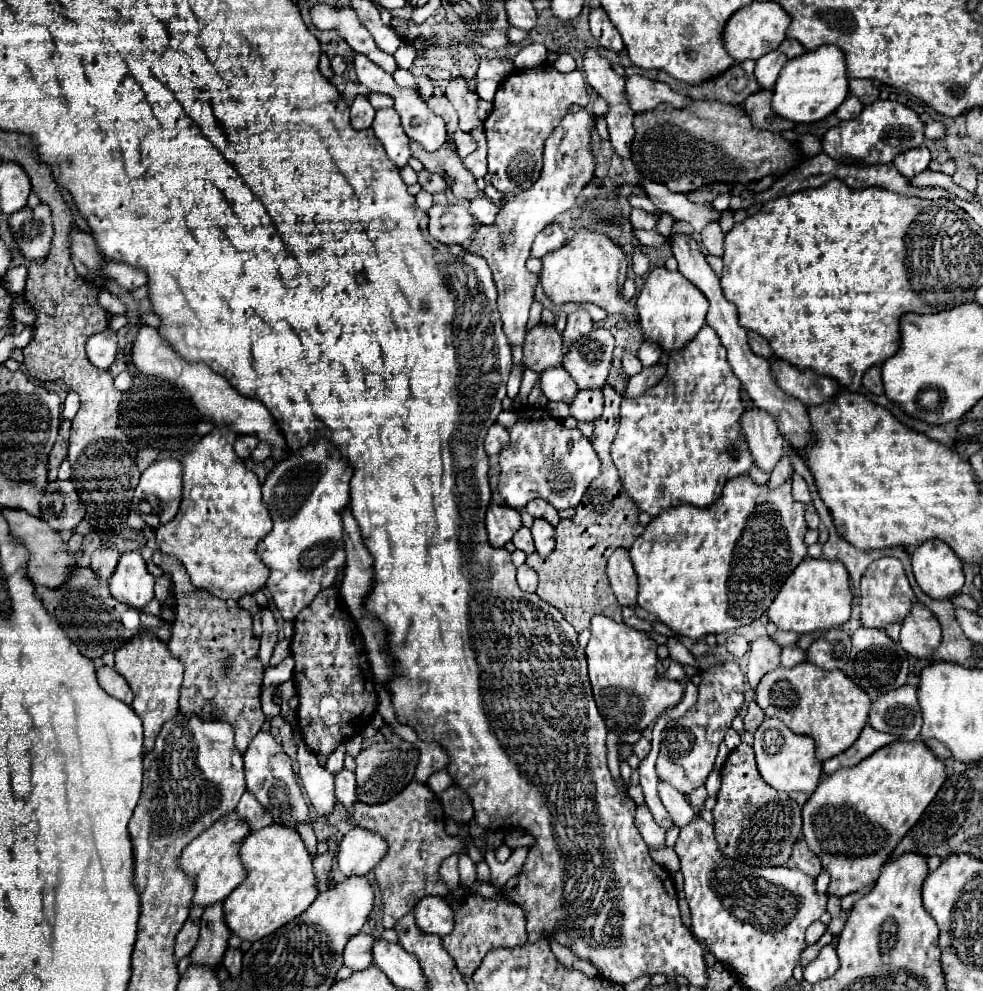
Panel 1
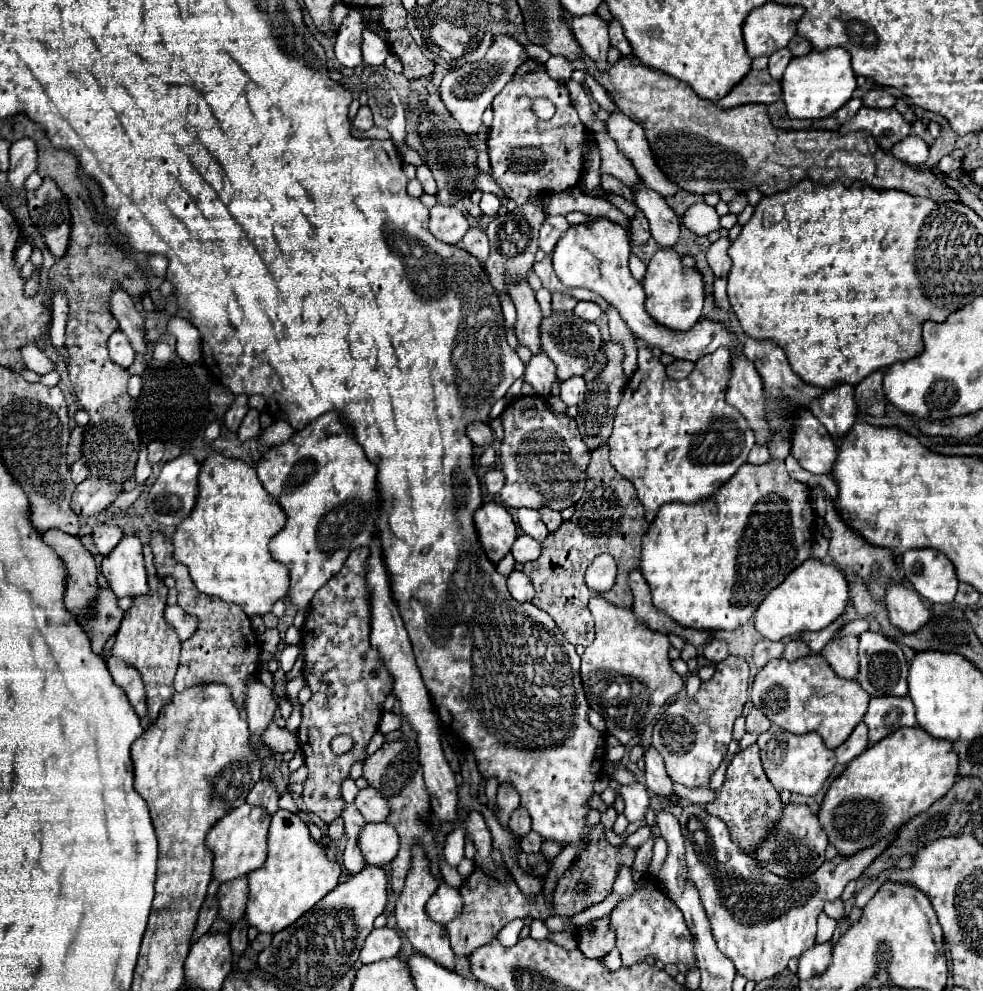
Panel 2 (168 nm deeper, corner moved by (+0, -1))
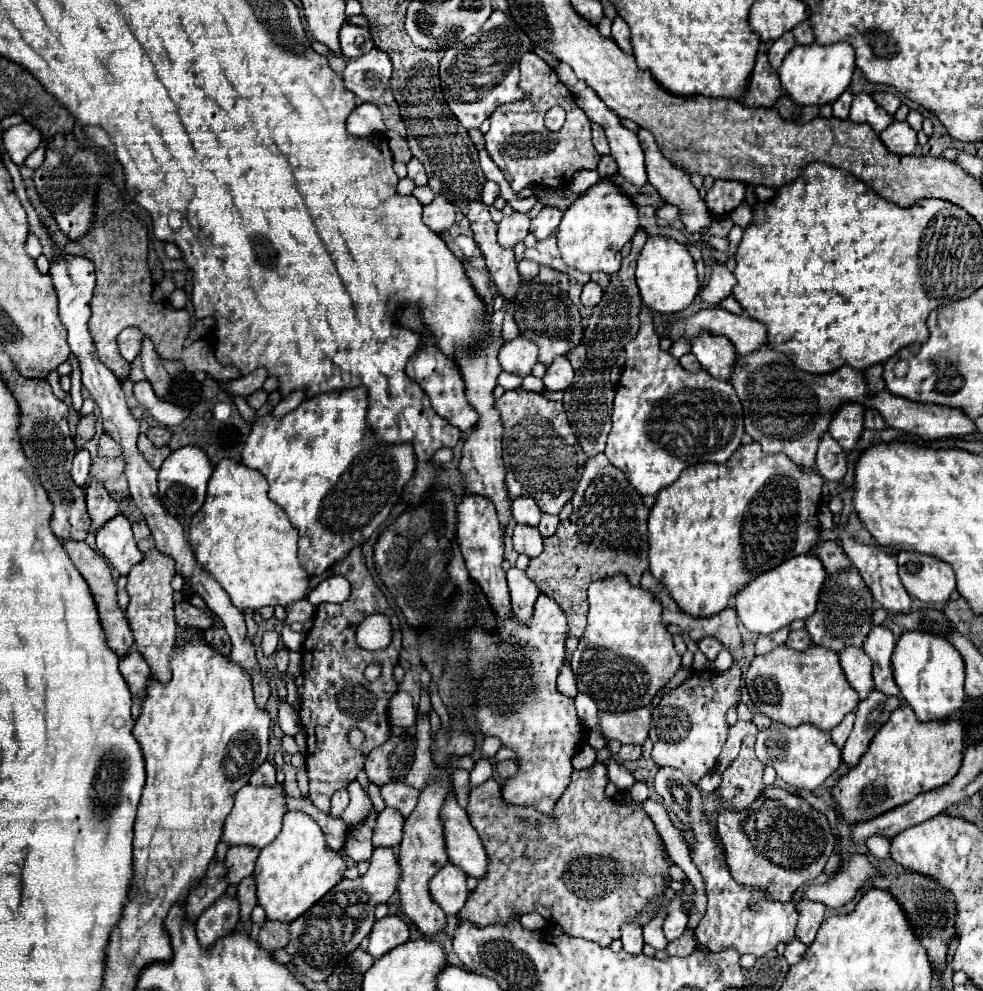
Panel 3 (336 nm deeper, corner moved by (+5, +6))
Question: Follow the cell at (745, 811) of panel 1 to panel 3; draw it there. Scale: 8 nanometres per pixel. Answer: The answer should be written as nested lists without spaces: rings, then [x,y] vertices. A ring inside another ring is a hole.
[[[745,736],[743,738],[739,756],[723,772],[723,782],[721,782],[719,790],[715,792],[717,798],[723,804],[731,804],[731,808],[747,808],[747,804],[753,804],[755,798],[759,796],[759,792],[763,790],[763,764],[759,764],[759,760],[753,752],[753,744],[755,744],[755,736]]]

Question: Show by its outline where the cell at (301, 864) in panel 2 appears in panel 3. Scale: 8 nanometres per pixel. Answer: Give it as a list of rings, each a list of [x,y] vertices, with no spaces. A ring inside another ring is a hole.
[[[289,810],[283,816],[281,834],[267,844],[255,868],[257,900],[265,908],[267,920],[295,920],[317,904],[333,886],[343,880],[347,864],[343,856],[331,850],[317,822],[301,810]]]

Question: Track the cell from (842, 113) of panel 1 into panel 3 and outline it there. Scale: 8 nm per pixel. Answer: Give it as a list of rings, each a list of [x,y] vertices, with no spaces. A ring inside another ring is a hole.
[[[847,92],[841,94],[841,96],[835,100],[835,104],[833,104],[833,116],[839,118],[839,120],[847,120],[847,118],[849,118],[849,106],[851,106],[851,102],[849,102],[849,100],[845,102],[845,96],[847,96]]]

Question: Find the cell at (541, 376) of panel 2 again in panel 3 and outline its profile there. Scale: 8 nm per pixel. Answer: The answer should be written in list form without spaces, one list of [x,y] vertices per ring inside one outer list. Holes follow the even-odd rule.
[[[525,336],[505,342],[499,350],[499,364],[503,366],[505,372],[527,376],[531,374],[531,368],[535,362],[537,362],[537,348]]]

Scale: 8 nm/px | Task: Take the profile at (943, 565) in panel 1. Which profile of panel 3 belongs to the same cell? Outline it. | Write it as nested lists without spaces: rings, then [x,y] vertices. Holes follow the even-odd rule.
[[[899,552],[899,576],[909,596],[921,602],[947,602],[955,590],[955,572],[949,564],[919,552]]]

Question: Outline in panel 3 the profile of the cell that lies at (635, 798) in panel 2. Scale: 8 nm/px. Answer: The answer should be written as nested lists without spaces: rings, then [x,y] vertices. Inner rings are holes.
[[[609,756],[607,762],[605,762],[605,768],[607,768],[607,776],[609,780],[621,790],[621,792],[627,792],[631,786],[633,786],[633,776],[631,772],[615,758],[615,756]]]

